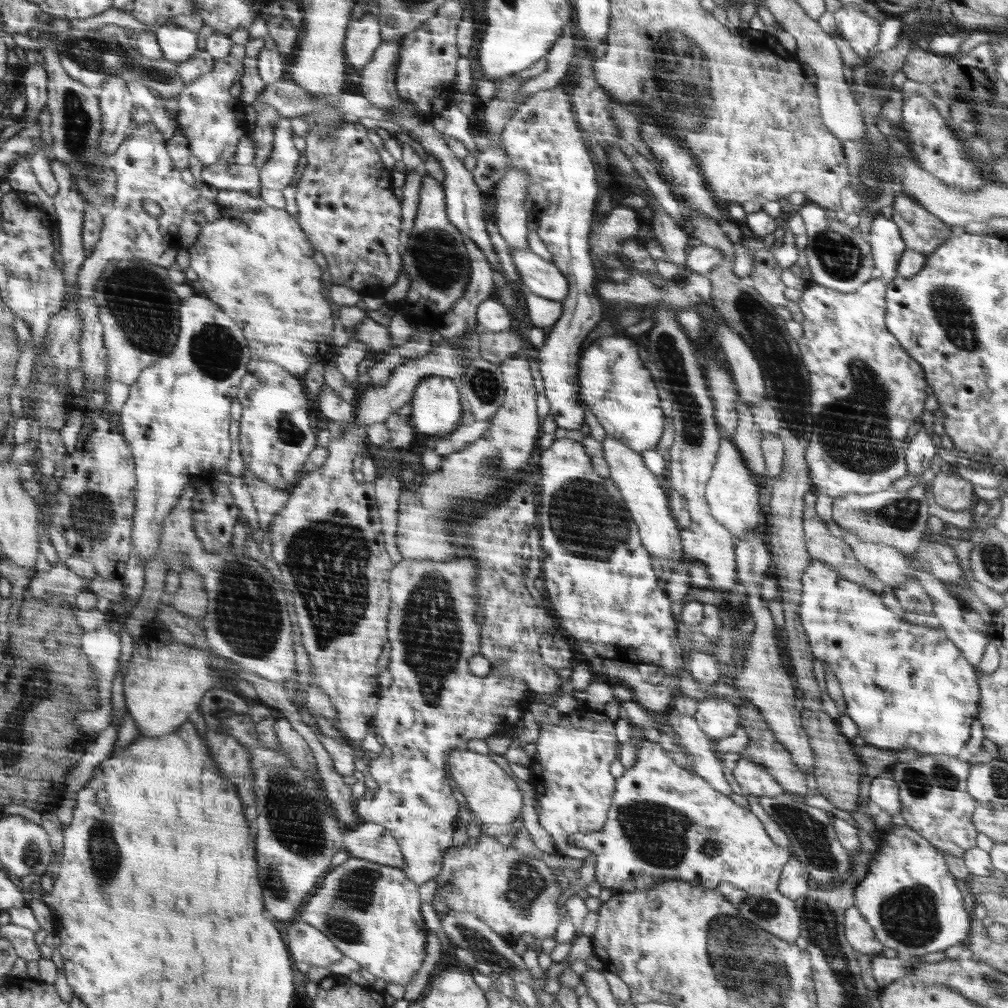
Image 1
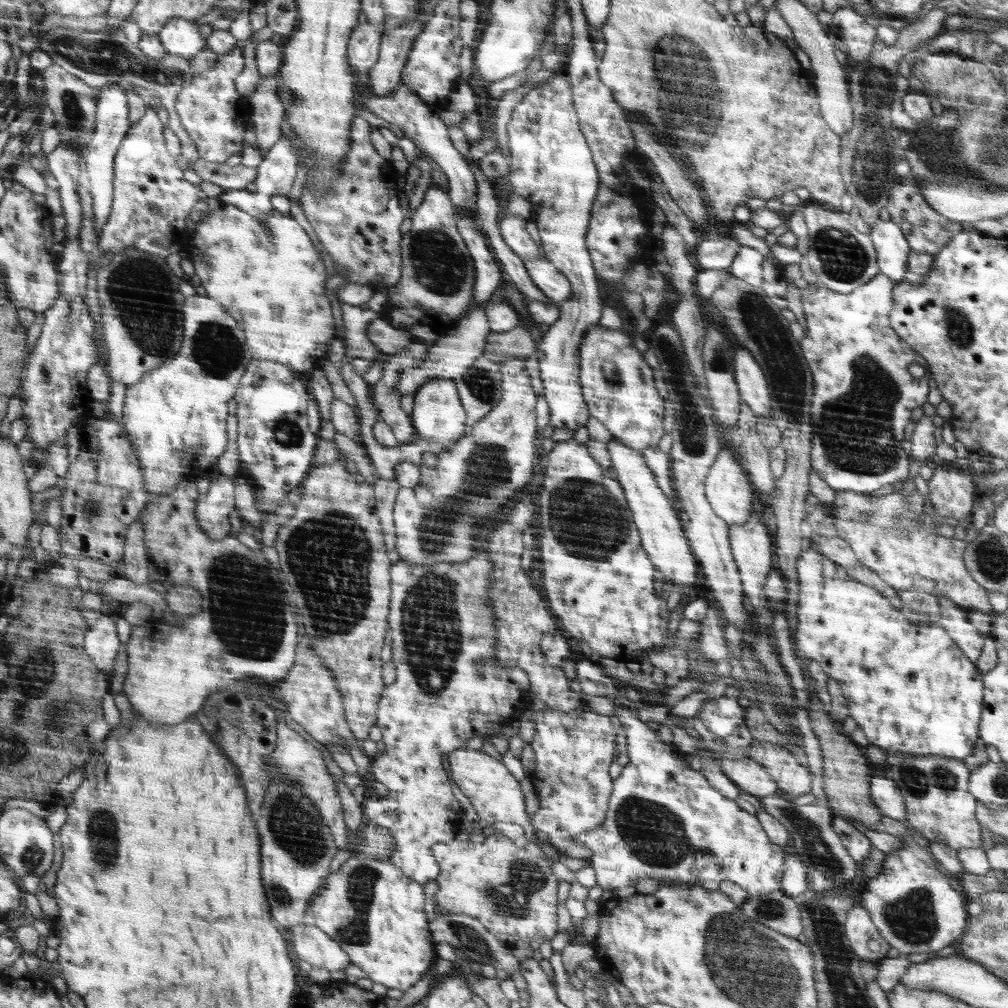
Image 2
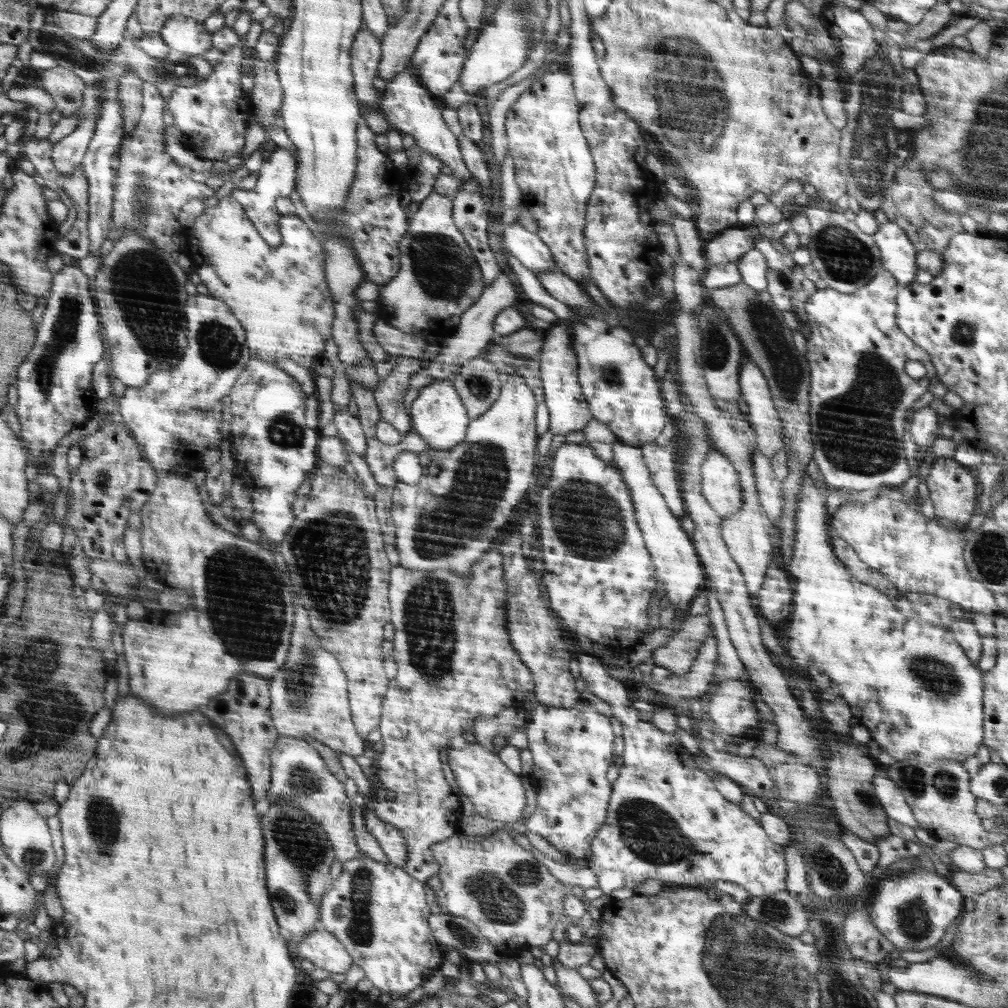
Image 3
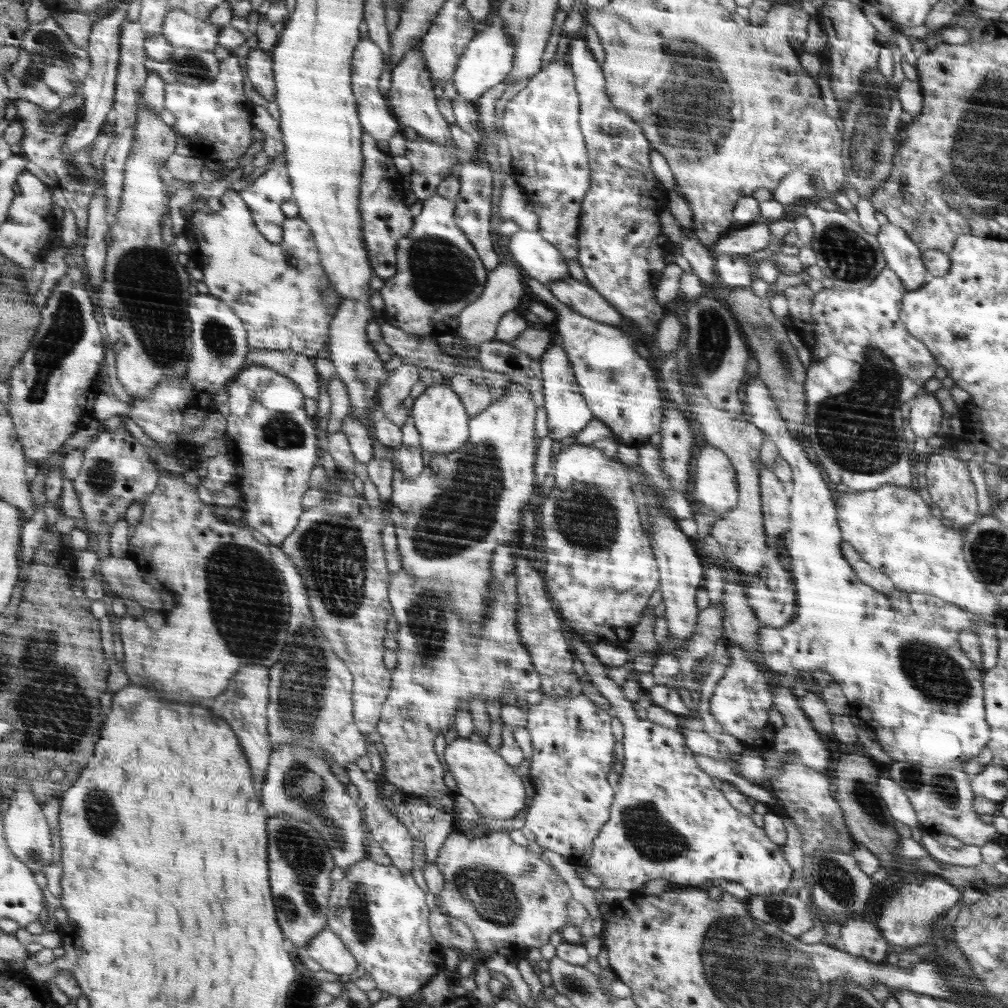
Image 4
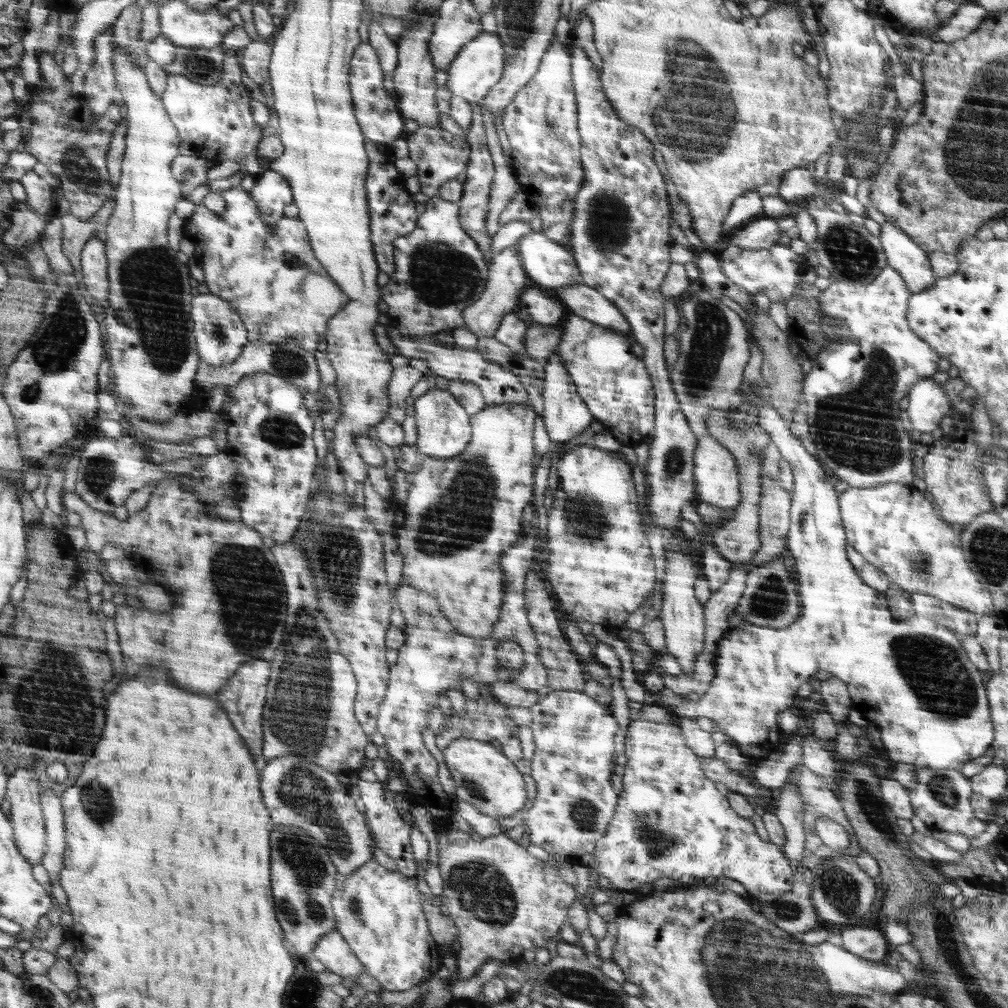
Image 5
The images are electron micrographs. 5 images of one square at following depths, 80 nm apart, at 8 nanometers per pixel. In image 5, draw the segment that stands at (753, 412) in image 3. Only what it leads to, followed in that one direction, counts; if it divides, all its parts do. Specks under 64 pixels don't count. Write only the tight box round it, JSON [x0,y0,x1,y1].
[659,391,994,771]

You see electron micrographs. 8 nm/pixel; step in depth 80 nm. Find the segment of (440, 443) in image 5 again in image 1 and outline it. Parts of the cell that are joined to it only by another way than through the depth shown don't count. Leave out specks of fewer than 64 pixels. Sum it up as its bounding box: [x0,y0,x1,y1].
[410,376,463,437]

